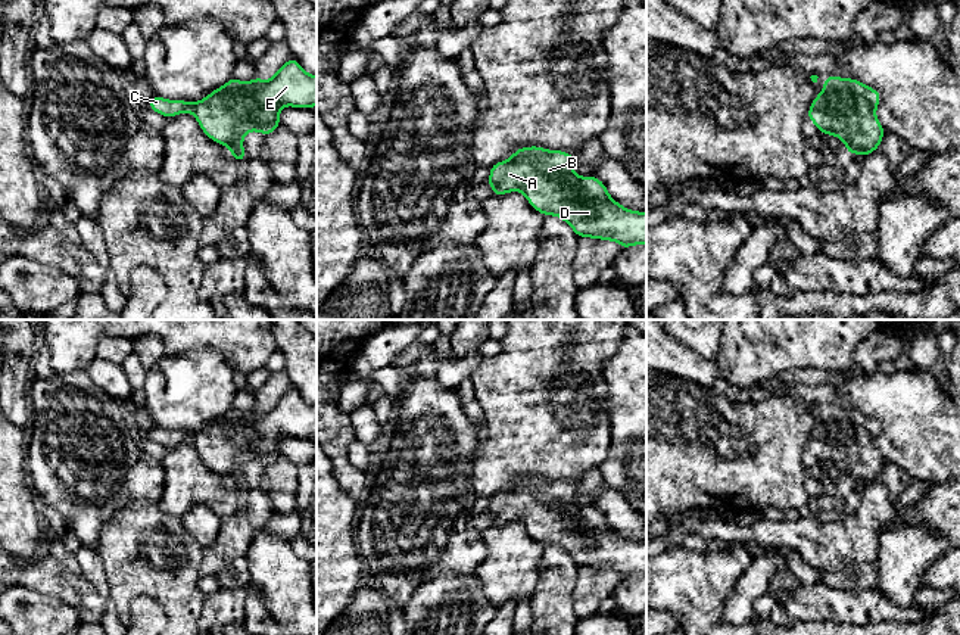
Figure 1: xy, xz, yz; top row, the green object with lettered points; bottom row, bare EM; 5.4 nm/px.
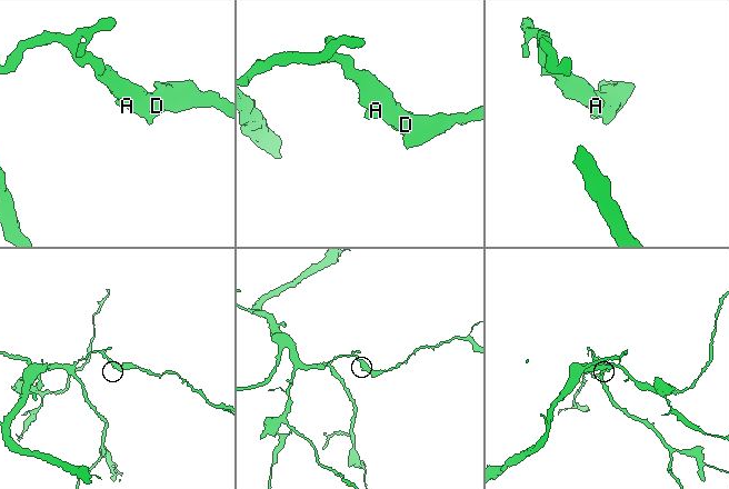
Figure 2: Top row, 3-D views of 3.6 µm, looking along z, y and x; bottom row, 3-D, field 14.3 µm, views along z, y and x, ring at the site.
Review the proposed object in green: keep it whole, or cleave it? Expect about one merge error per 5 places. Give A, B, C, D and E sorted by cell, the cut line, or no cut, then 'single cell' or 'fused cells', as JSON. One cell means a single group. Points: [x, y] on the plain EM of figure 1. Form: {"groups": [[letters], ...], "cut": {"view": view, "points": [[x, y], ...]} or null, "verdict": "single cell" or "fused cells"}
{"groups": [["A", "B", "C", "D", "E"]], "cut": null, "verdict": "single cell"}

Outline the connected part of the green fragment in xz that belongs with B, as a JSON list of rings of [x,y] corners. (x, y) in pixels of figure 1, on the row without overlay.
[[[539,476],[520,477],[508,489],[490,497],[487,513],[493,526],[521,522],[539,544],[561,548],[579,567],[611,570],[623,579],[646,575],[646,541],[624,538],[611,527],[599,508],[577,505],[573,499],[574,489],[562,480],[548,480]]]

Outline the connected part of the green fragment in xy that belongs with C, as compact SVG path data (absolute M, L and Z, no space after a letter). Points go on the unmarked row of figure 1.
M292 387L268 411L261 407L252 411L231 408L199 432L168 430L155 424L147 438L165 448L191 443L202 461L227 476L241 494L246 486L243 469L249 461L268 466L280 457L284 436L312 439L315 435L317 405L308 404Z

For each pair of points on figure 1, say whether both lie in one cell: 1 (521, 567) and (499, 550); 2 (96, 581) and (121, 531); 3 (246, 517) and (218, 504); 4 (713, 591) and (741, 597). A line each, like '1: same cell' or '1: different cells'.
1: same cell
2: different cells
3: different cells
4: different cells

